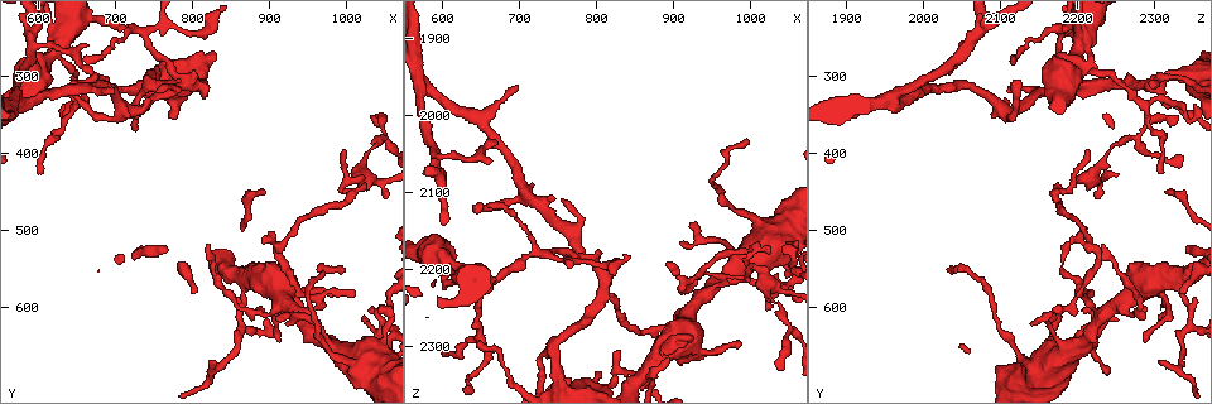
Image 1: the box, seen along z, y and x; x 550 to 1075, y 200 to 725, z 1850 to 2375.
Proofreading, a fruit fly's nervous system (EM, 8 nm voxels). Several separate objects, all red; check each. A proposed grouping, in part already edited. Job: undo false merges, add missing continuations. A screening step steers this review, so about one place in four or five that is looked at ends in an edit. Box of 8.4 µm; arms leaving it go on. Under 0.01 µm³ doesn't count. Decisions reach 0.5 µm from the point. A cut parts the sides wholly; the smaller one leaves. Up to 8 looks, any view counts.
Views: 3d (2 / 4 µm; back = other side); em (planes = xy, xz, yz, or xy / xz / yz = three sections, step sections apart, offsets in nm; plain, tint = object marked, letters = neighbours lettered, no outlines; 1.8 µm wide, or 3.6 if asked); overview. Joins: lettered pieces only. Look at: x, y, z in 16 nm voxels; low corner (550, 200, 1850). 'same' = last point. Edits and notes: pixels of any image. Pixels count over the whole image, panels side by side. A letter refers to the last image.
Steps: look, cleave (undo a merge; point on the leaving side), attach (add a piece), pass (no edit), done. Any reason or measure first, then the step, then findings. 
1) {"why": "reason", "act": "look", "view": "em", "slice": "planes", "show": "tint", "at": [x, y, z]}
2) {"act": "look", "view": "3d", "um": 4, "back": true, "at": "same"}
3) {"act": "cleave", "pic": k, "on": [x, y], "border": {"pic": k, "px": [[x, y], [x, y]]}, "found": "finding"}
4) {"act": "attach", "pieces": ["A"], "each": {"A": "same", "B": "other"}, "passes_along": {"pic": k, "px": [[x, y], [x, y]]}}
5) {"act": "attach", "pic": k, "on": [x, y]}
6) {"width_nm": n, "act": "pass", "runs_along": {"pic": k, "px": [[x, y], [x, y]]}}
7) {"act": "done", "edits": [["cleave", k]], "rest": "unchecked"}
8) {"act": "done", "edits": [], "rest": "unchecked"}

{"why": "branch stops here", "act": "look", "view": "em", "slice": "yz", "step": 16, "show": "letters", "at": [890, 520, 2190]}

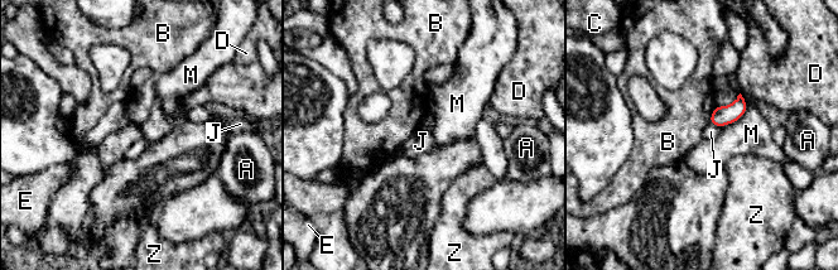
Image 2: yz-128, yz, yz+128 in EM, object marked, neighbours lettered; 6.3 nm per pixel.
{"longest_contact_nm": ["M", 260], "act": "pass", "each": {"A": "other", "B": "other", "C": "other", "D": "other", "E": "other", "J": "other", "M": "other", "Z": "other"}, "found": "no lettered piece goes on from it"}

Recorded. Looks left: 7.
{"why": "two arms in line, one across", "act": "look", "view": "3d", "um": 4, "at": [870, 565, 2330]}

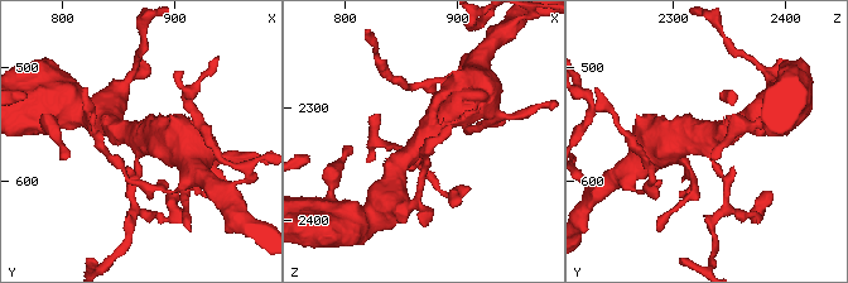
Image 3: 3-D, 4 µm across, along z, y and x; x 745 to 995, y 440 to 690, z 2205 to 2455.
{"why": "now the EM", "act": "look", "view": "em", "slice": "planes", "show": "letters", "at": [872, 564, 2324]}

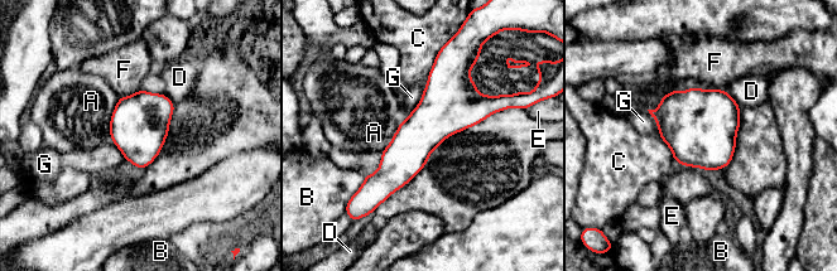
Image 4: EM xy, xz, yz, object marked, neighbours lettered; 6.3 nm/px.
{"act": "pass", "each": {"A": "other", "B": "other", "C": "other", "D": "other", "E": "other", "F": "other", "G": "other"}, "found": "all the same neuron"}

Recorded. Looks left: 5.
{"why": "thick turns thin", "act": "look", "view": "em", "um": 3.6, "slice": "planes", "show": "tint", "at": [985, 650, 2200]}

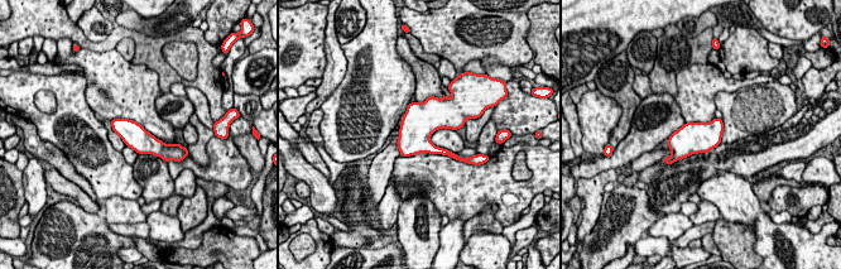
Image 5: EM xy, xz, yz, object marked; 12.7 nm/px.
{"act": "look", "view": "em", "um": 3.6, "slice": "planes", "show": "letters", "at": "same"}

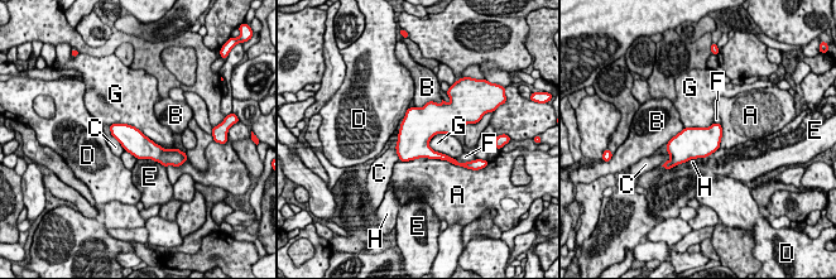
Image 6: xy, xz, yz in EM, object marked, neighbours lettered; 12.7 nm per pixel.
{"act": "pass", "each": {"A": "other", "B": "other", "C": "other", "D": "other", "E": "other", "F": "other", "G": "other", "H": "other"}, "found": "one neuron here"}

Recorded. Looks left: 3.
{"act": "done", "edits": [], "rest": "unchecked"}

